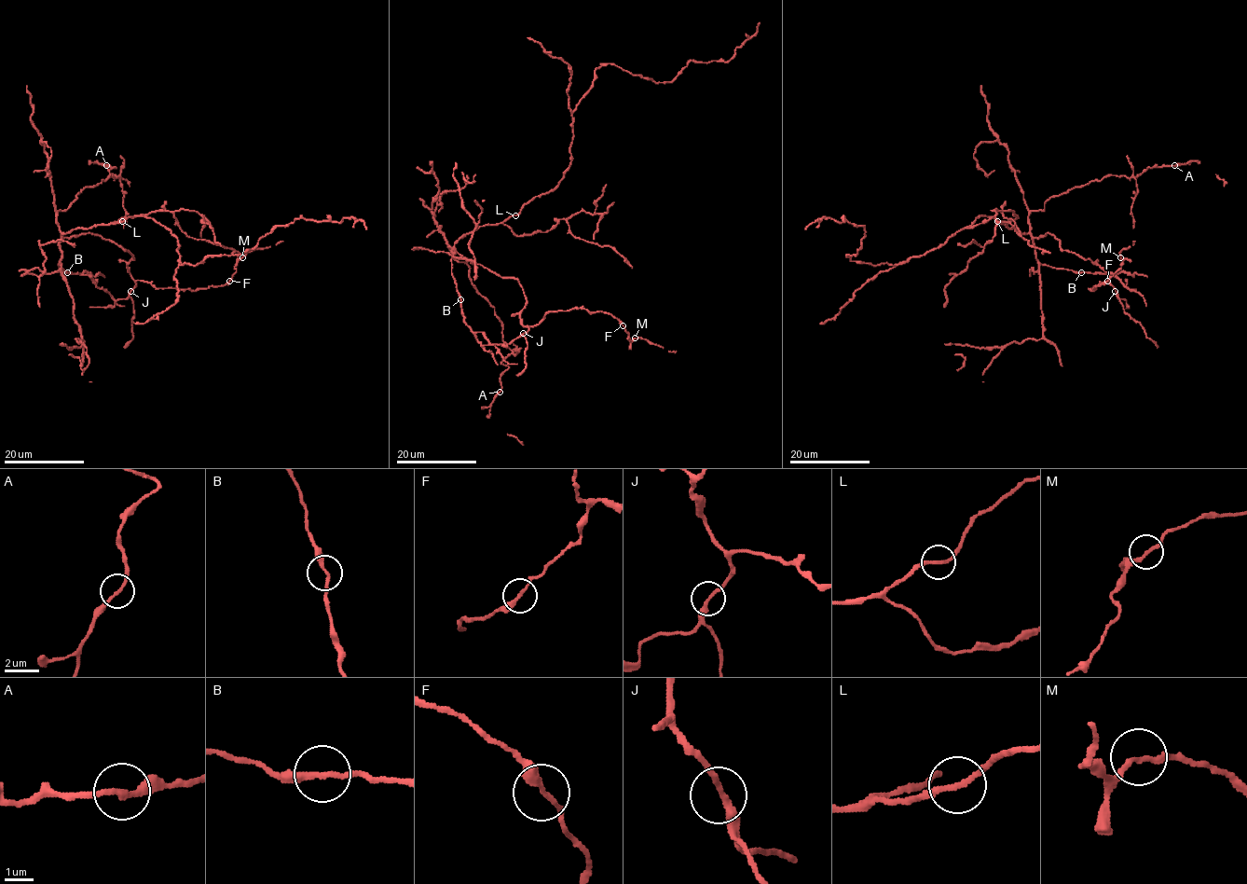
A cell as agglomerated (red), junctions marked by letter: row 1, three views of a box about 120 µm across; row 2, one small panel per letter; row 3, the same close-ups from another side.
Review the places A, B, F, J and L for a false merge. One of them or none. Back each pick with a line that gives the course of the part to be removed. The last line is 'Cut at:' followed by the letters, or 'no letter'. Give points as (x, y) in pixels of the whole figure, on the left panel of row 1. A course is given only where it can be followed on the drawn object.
Cut at: no letter

